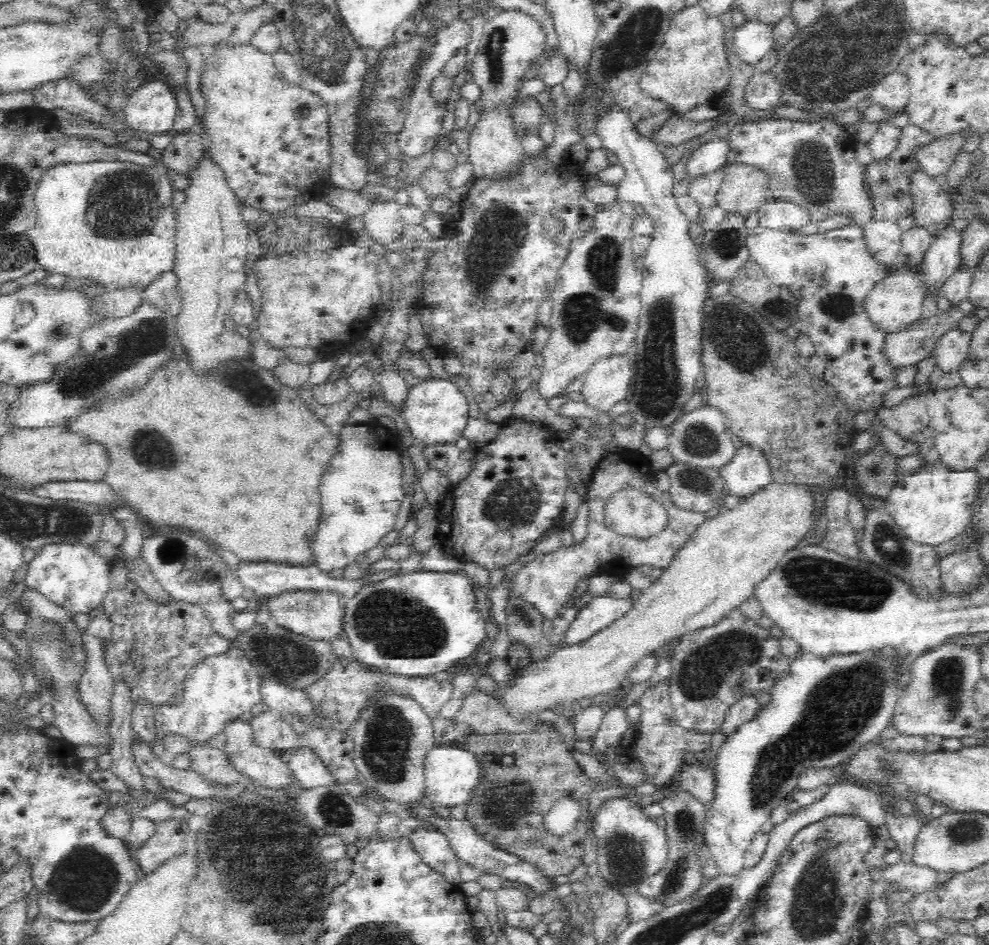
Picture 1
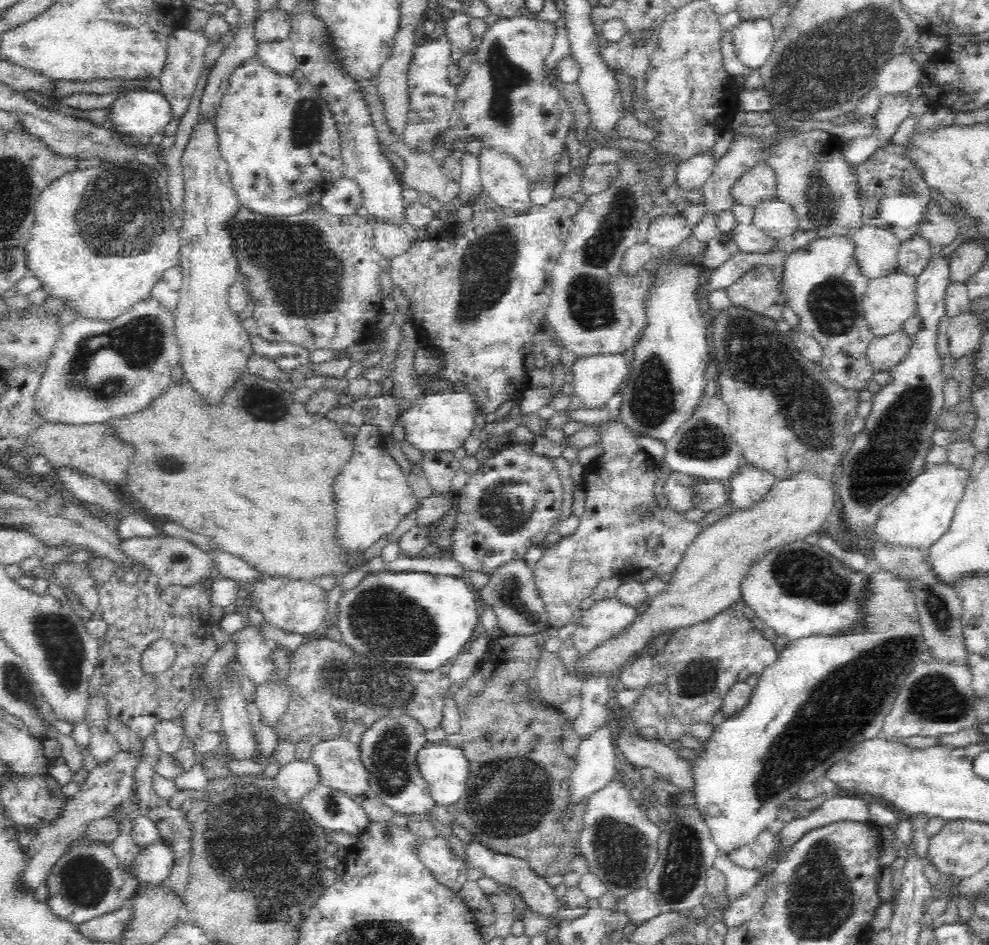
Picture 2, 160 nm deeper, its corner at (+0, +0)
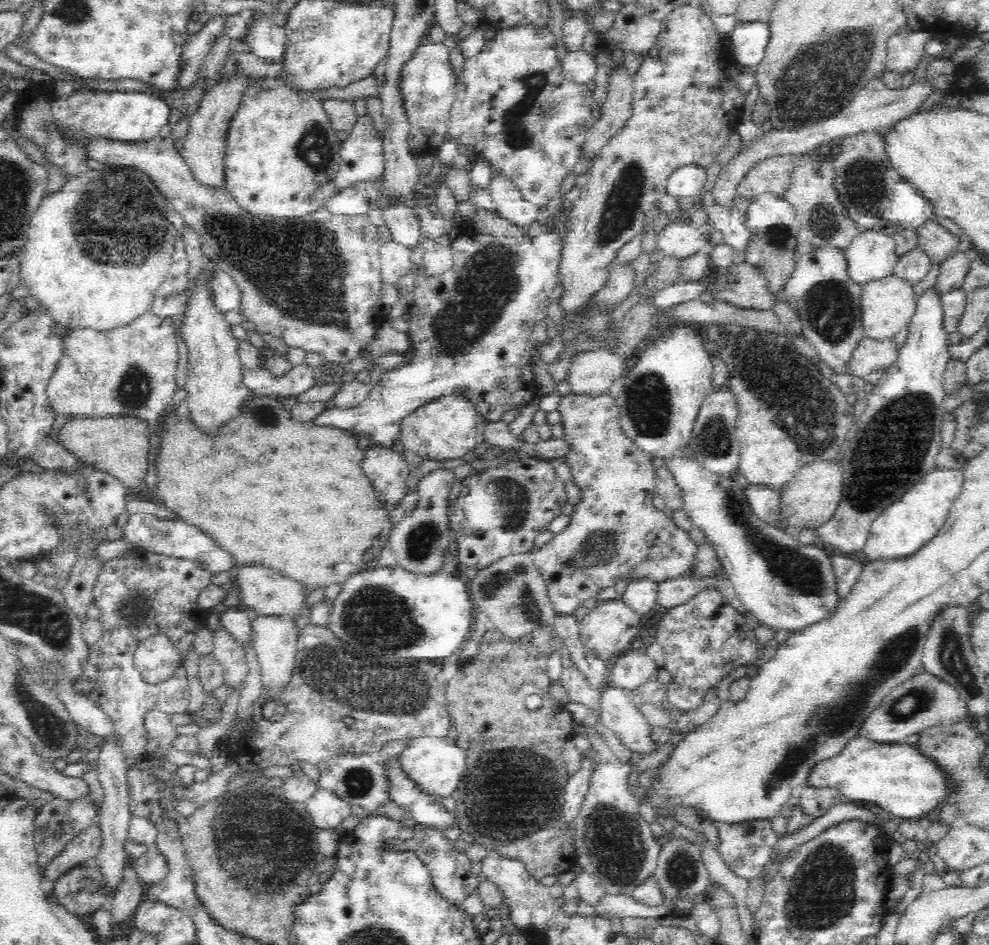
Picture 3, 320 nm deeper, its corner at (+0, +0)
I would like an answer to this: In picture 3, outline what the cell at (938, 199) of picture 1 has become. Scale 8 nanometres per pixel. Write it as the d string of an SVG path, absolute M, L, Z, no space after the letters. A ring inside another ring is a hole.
M934 218L927 220L918 230L918 246L924 249L932 264L941 264L960 244L960 238L952 234Z

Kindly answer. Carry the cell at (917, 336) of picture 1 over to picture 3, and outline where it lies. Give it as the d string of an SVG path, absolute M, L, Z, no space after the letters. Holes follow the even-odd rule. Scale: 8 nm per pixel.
M865 337L850 360L852 375L864 378L876 370L883 372L897 359L900 347L894 337L884 340Z

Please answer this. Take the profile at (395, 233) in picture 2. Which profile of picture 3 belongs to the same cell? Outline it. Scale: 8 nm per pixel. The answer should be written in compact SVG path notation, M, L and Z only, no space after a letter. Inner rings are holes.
M391 239L381 243L380 254L382 280L397 286L398 280L407 274L412 264L410 247Z

